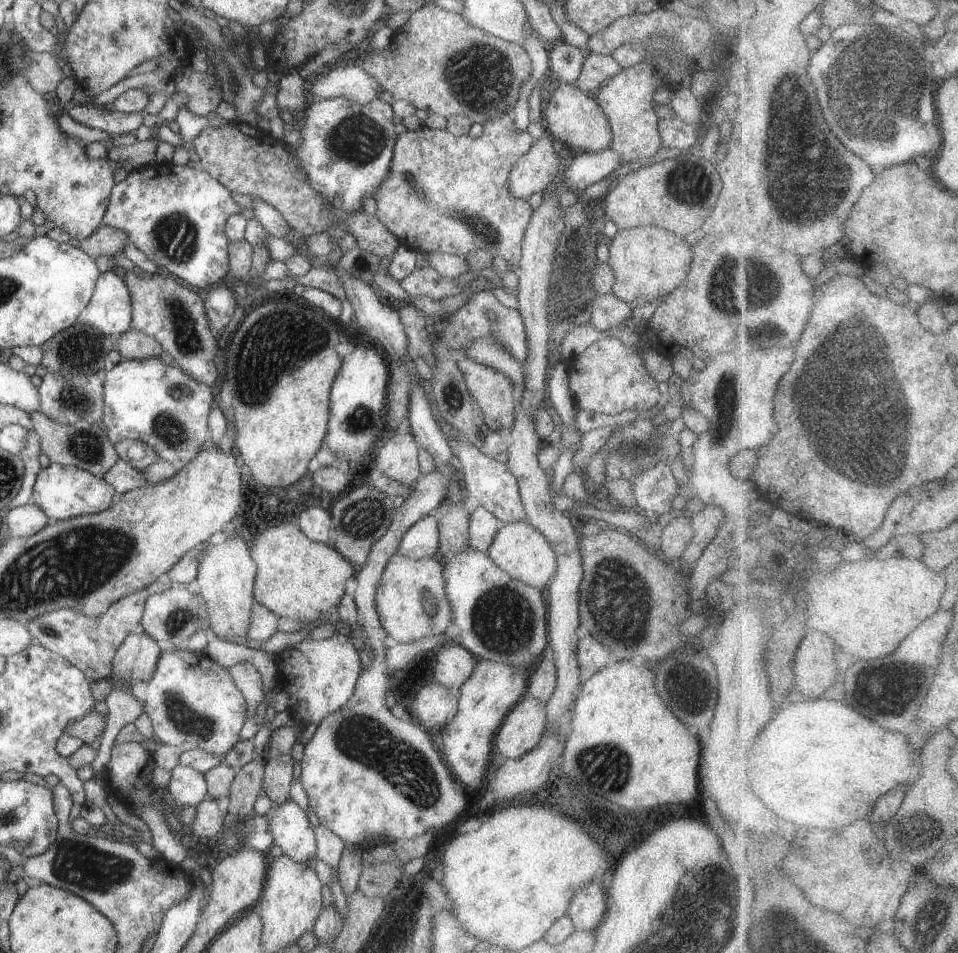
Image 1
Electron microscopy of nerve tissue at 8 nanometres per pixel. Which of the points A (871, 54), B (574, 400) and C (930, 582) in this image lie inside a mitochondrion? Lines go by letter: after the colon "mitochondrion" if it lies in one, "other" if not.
A: mitochondrion
B: other
C: other

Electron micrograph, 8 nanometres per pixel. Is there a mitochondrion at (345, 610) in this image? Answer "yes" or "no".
no

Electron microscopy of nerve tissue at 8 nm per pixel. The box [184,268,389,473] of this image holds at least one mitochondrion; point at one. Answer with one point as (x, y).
(271, 350)

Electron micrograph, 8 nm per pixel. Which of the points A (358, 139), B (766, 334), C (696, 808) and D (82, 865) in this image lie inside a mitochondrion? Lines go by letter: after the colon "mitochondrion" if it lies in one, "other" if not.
A: mitochondrion
B: mitochondrion
C: other
D: mitochondrion

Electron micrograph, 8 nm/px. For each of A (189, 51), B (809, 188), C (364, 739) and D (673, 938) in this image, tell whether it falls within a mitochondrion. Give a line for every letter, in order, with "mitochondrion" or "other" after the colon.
A: other
B: mitochondrion
C: mitochondrion
D: mitochondrion

